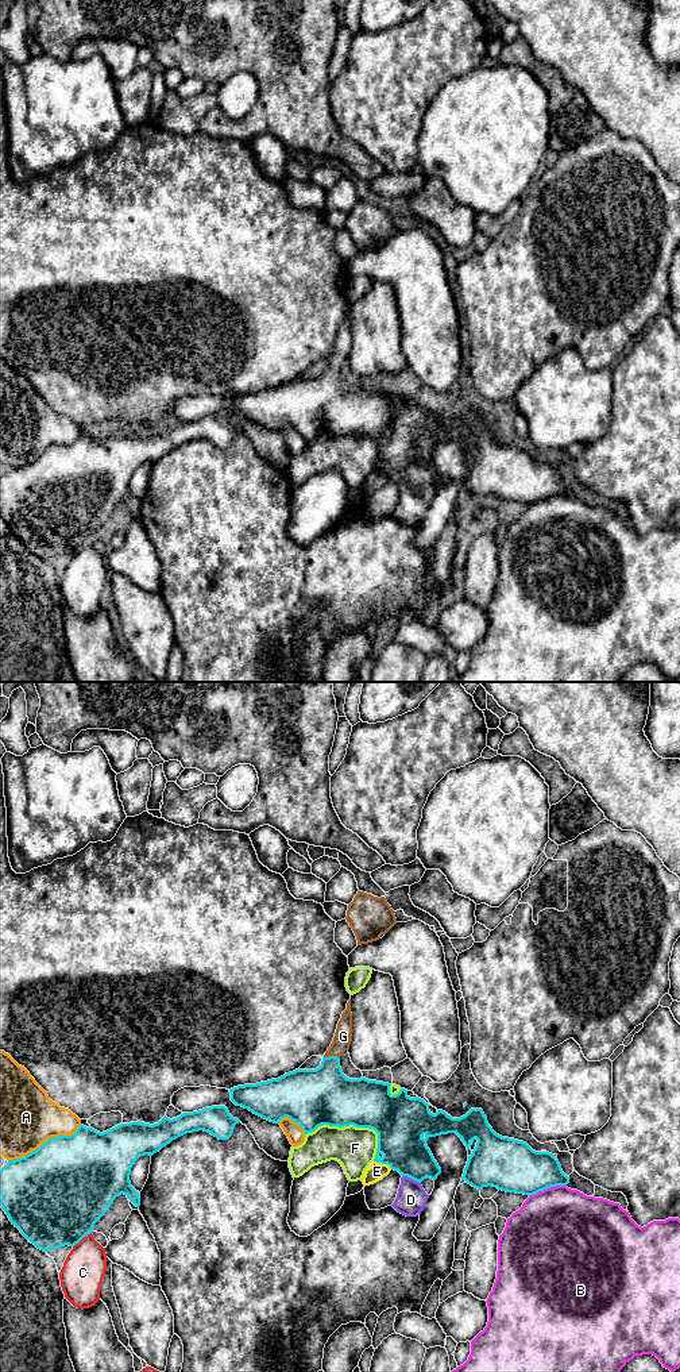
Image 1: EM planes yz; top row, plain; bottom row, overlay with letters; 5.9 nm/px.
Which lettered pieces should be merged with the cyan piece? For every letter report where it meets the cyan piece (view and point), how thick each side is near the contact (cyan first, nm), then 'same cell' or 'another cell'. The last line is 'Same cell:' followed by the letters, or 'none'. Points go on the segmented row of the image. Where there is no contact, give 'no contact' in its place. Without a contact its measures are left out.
A: contact yz (46, 1141); calibres 500 and 340 nm; another cell
B: contact yz (547, 1187); calibres 320 and 480 nm; another cell
C: contact yz (81, 1238); calibres 500 and 260 nm; another cell
D: contact yz (412, 1178); calibres 280 and 180 nm; another cell
E: contact yz (383, 1163); calibres 280 and 110 nm; another cell
F: contact yz (348, 1125); calibres 340 and 260 nm; another cell
G: contact yz (331, 1056); calibres 340 and 110 nm; same cell
Same cell: G

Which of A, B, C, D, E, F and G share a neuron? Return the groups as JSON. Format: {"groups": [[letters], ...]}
{"groups": [["A", "D"], ["B"], ["C"], ["E"], ["F"], ["G"]]}

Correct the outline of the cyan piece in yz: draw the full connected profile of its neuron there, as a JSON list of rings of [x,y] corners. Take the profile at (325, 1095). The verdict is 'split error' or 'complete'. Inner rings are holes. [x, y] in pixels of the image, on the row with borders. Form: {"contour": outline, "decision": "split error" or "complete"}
{"contour": [[[351,999],[337,1024],[333,1041],[325,1052],[321,1065],[316,1070],[295,1070],[278,1079],[256,1084],[237,1086],[229,1090],[231,1101],[236,1106],[248,1109],[254,1114],[274,1122],[285,1117],[297,1122],[305,1134],[321,1125],[370,1128],[378,1133],[378,1149],[374,1161],[387,1164],[418,1183],[441,1173],[441,1168],[426,1145],[429,1137],[456,1133],[467,1151],[476,1138],[476,1146],[468,1156],[461,1180],[472,1187],[497,1187],[506,1192],[534,1195],[556,1186],[567,1186],[569,1178],[563,1172],[559,1160],[549,1152],[536,1152],[526,1142],[497,1134],[487,1122],[482,1109],[471,1109],[460,1118],[452,1118],[443,1110],[433,1114],[424,1099],[410,1098],[407,1090],[390,1094],[389,1083],[368,1080],[366,1078],[349,1079],[340,1067],[340,1056],[349,1049],[352,1041]]], "decision": "split error"}

